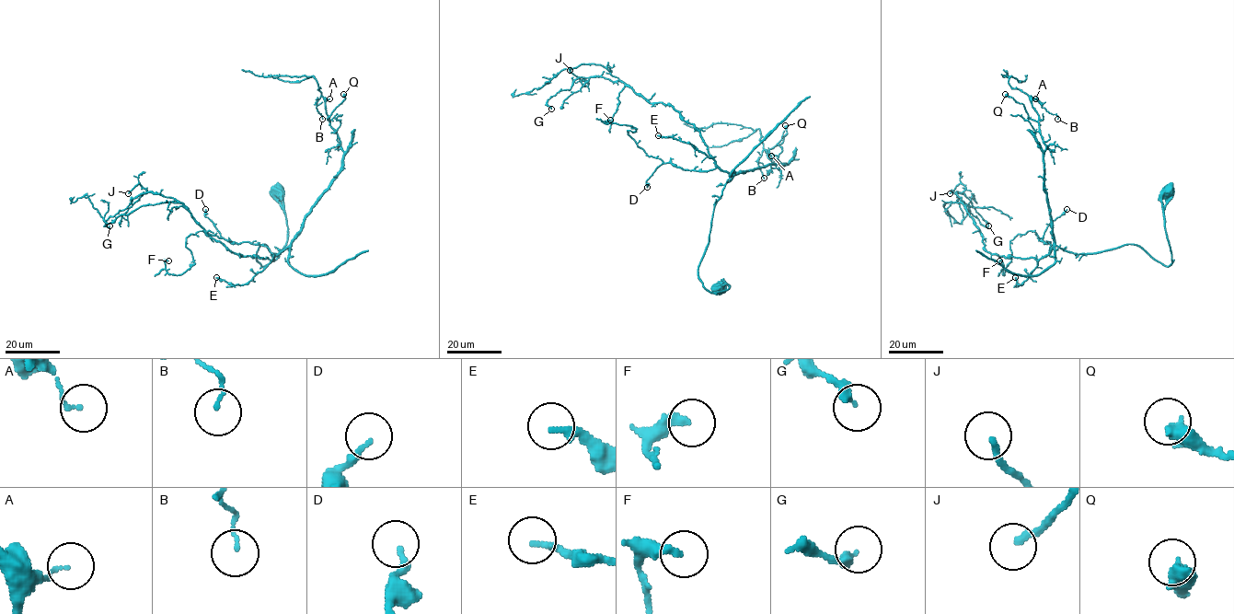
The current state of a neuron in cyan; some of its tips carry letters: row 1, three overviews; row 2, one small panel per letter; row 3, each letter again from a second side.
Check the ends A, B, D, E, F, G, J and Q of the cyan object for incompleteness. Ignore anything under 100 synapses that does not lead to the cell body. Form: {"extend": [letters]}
{"extend": []}

